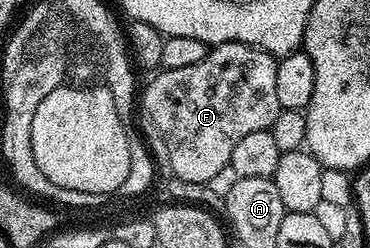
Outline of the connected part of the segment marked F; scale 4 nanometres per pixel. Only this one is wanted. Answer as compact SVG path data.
M223 41L212 46L204 59L199 63L195 63L192 67L175 67L174 69L161 69L154 72L153 77L149 81L149 86L145 89L145 106L143 112L151 115L151 120L155 123L155 127L162 132L163 140L167 143L168 157L171 159L172 170L175 178L186 180L187 183L197 183L208 185L211 179L215 179L215 174L223 171L223 167L229 165L231 159L231 151L235 151L235 143L239 139L244 139L247 135L251 135L251 131L270 130L275 123L275 119L281 113L279 107L279 98L275 92L275 71L277 70L278 58L269 54L266 49L256 49L255 46L248 43L239 43L238 41Z

